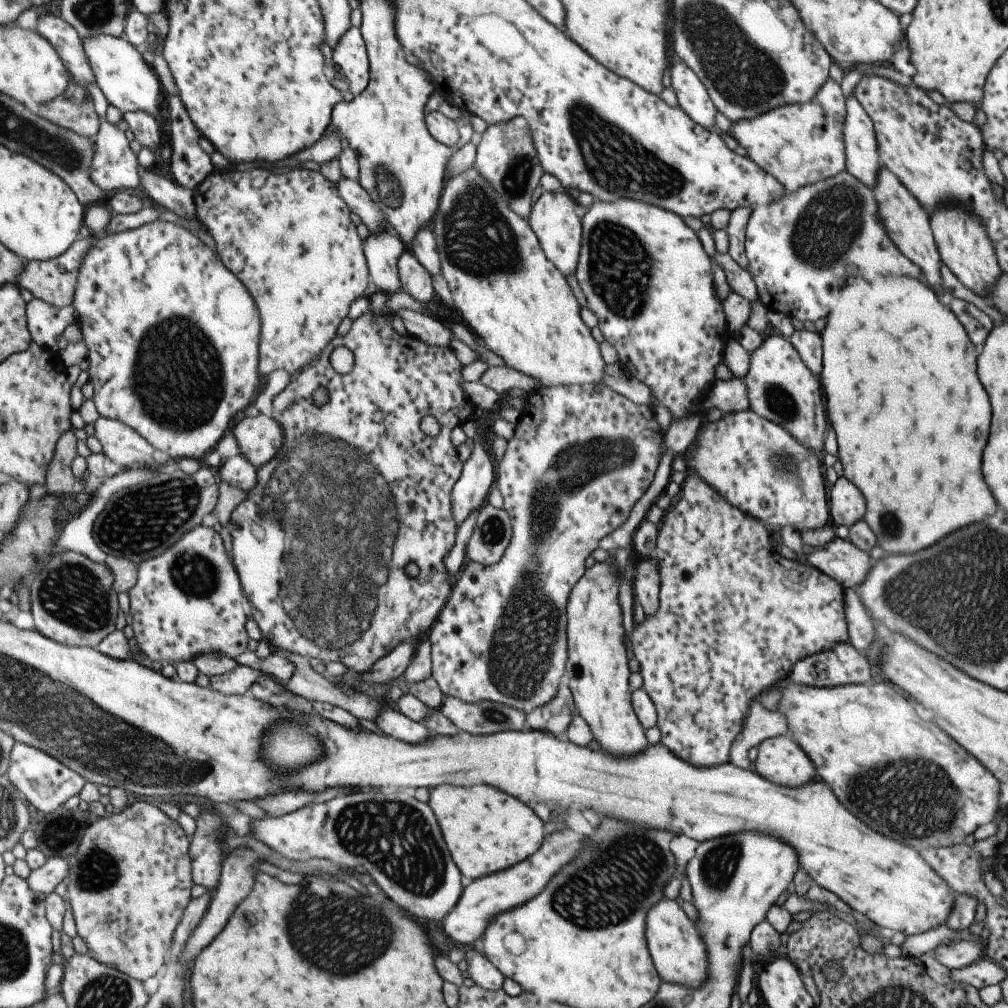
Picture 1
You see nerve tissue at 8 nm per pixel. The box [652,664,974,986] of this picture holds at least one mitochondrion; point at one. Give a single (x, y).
(923, 807)

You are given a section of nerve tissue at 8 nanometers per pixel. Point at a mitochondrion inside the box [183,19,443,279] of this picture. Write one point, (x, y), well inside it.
(386, 183)

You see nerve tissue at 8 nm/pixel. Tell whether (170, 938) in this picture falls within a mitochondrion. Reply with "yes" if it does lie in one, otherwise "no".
no

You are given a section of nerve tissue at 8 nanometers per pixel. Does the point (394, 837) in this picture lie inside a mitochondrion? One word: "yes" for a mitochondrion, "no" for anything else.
yes

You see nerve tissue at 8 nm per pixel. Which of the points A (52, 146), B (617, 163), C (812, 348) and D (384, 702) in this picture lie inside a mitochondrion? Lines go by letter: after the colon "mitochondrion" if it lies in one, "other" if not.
A: mitochondrion
B: mitochondrion
C: other
D: other

